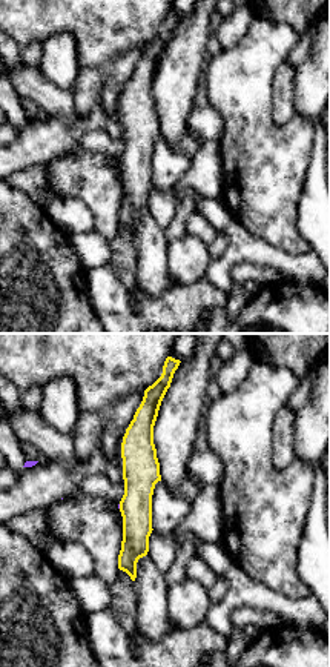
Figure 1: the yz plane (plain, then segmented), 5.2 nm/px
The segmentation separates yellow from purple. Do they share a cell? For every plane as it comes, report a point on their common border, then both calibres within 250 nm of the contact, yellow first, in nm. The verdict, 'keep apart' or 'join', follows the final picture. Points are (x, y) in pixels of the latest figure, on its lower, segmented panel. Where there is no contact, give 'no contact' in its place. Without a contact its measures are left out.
contact (120, 506); calibres 190 and 20 nm

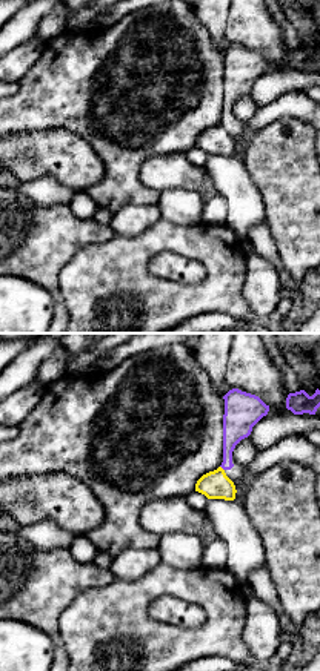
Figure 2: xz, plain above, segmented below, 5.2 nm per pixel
contact (222, 469); calibres 150 and 160 nm

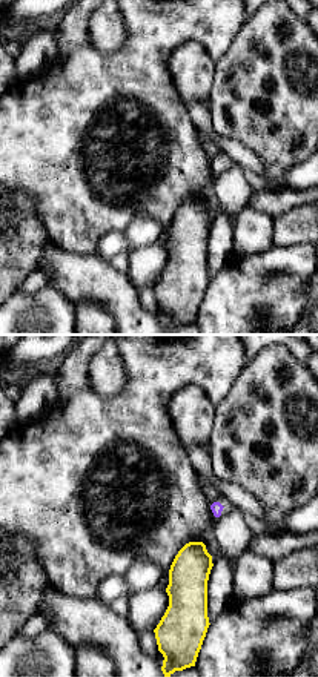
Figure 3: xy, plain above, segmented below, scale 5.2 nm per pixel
no contact

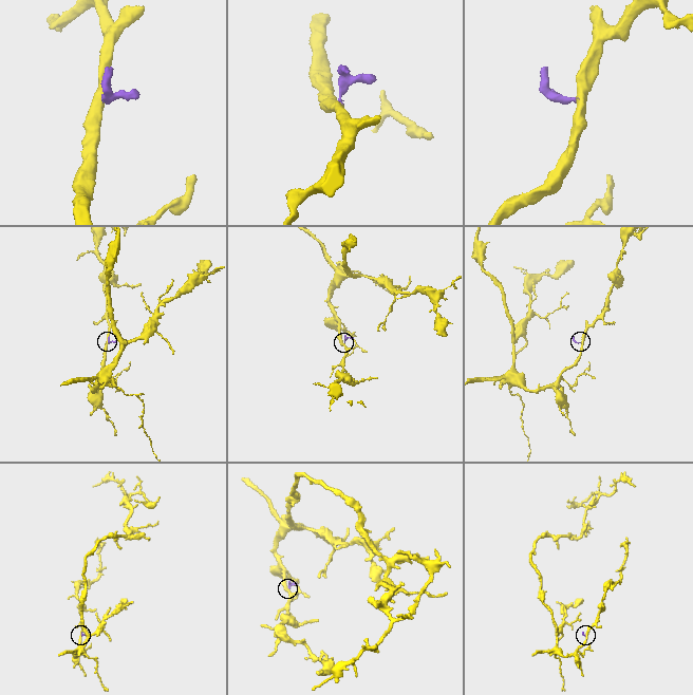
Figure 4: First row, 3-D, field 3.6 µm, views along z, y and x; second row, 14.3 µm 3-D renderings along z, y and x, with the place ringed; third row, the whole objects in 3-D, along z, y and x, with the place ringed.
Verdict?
keep apart

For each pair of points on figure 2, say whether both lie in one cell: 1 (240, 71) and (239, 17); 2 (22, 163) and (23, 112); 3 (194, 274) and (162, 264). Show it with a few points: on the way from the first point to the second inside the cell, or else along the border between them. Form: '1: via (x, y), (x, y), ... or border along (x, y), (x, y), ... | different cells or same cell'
1: border along (225, 49), (233, 45), (254, 49), (270, 66) | different cells
2: border along (39, 131), (16, 134) | different cells
3: via (186, 271), (170, 266) | same cell

